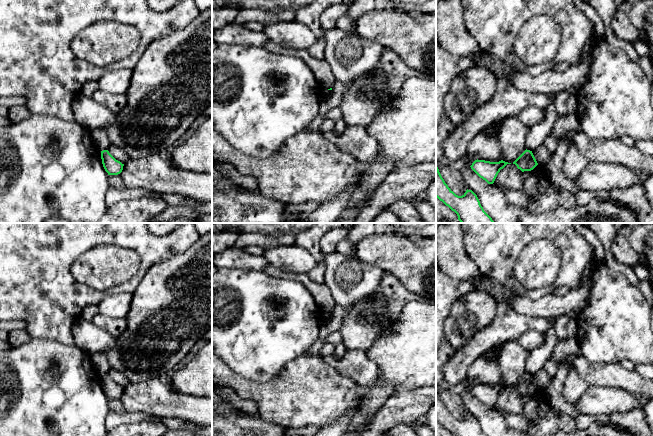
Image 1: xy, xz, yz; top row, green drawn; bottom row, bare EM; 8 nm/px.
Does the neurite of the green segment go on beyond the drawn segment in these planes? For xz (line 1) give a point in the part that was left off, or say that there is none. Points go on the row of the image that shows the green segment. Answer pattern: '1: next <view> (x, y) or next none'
1: next none

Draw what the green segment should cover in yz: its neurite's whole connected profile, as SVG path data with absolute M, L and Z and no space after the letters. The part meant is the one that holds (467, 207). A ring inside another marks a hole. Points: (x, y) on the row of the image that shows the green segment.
M437 166L436 197L457 214L461 223L494 223L484 211L477 195L468 189L462 196L456 195L445 183Z

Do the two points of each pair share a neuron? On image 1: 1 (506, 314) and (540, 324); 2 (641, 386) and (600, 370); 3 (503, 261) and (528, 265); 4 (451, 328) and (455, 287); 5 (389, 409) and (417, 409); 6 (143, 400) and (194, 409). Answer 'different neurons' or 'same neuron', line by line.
1: same neuron
2: same neuron
3: different neurons
4: different neurons
5: same neuron
6: same neuron

